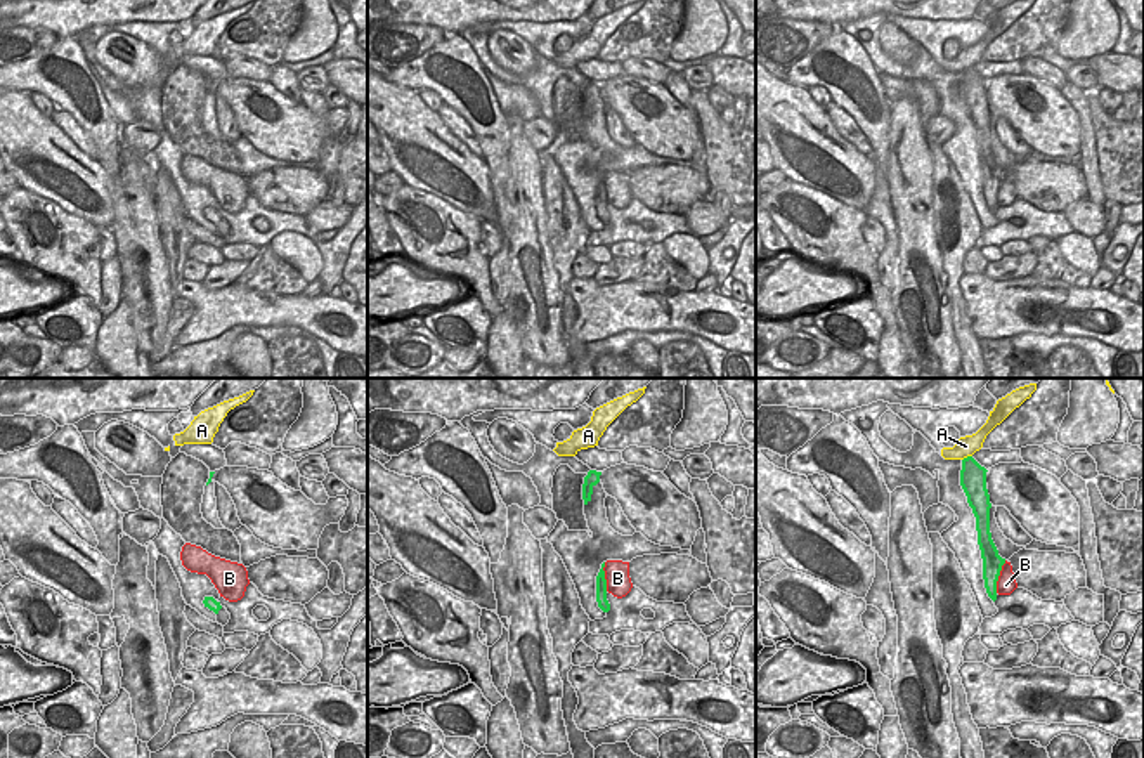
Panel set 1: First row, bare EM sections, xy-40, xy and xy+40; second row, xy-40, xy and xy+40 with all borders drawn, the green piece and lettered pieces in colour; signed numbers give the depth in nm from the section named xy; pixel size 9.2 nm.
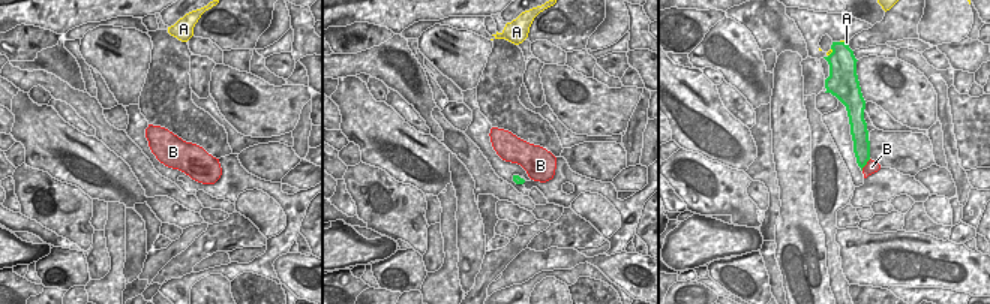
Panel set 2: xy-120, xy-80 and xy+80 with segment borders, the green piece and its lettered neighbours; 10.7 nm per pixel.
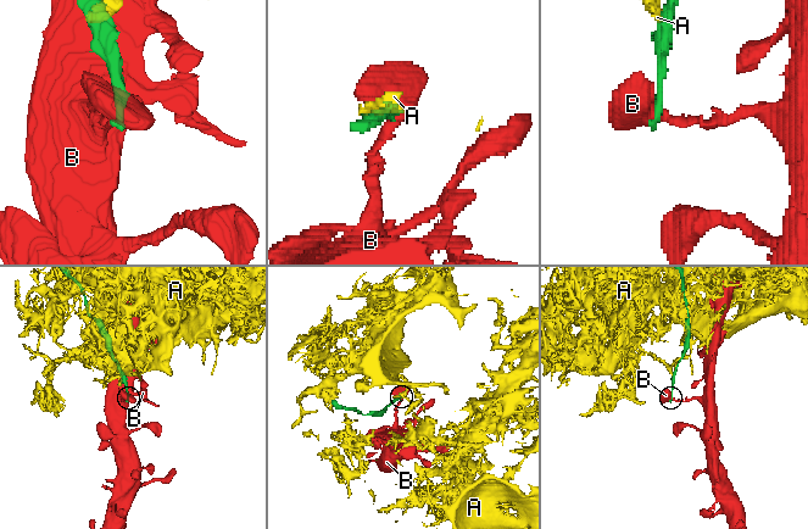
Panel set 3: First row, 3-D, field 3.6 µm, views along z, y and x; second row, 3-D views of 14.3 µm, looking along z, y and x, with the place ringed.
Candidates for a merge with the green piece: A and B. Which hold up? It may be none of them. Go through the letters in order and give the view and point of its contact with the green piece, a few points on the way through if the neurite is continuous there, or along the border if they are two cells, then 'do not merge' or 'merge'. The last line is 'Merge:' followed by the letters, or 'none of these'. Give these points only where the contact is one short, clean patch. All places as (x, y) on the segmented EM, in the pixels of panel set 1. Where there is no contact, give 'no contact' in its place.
A: meets green in xy+40 at (968, 457); border along xy+40 (971, 455), (962, 460); do not merge
B: meets green in xy+40 at (999, 575); border along xy+40 (1006, 561), (995, 592); do not merge
Merge: none of these

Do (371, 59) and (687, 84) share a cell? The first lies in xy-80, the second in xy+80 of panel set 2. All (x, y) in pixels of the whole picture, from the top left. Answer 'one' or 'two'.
two

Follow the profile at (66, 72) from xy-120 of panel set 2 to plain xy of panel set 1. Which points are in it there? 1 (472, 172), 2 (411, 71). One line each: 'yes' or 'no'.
1: no
2: yes

